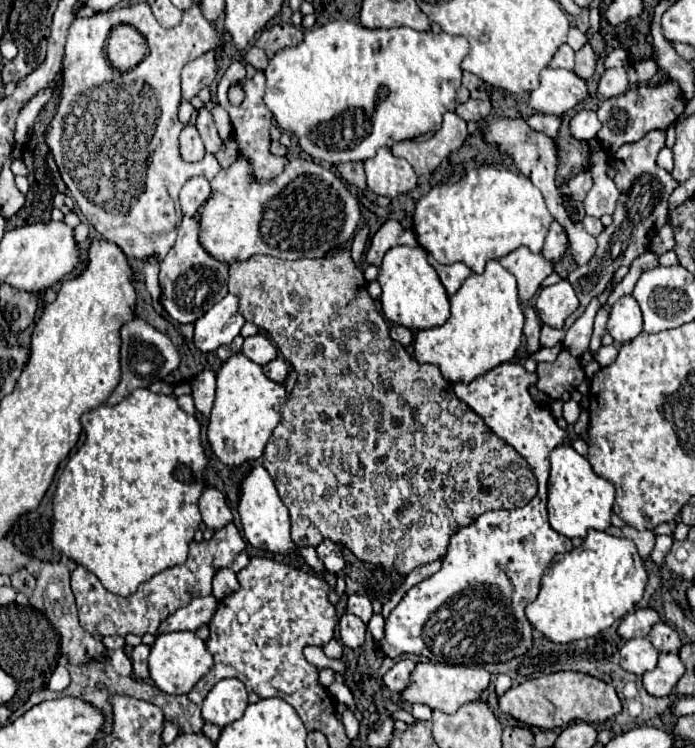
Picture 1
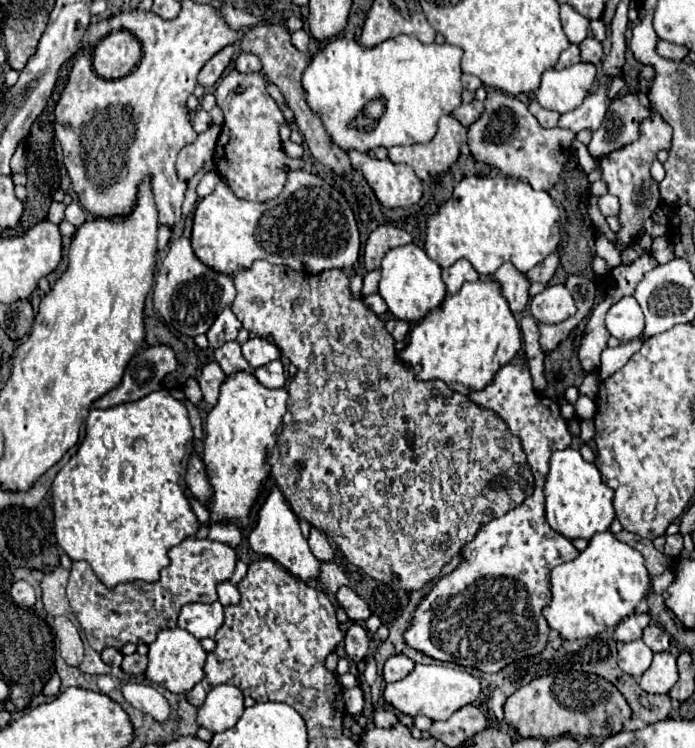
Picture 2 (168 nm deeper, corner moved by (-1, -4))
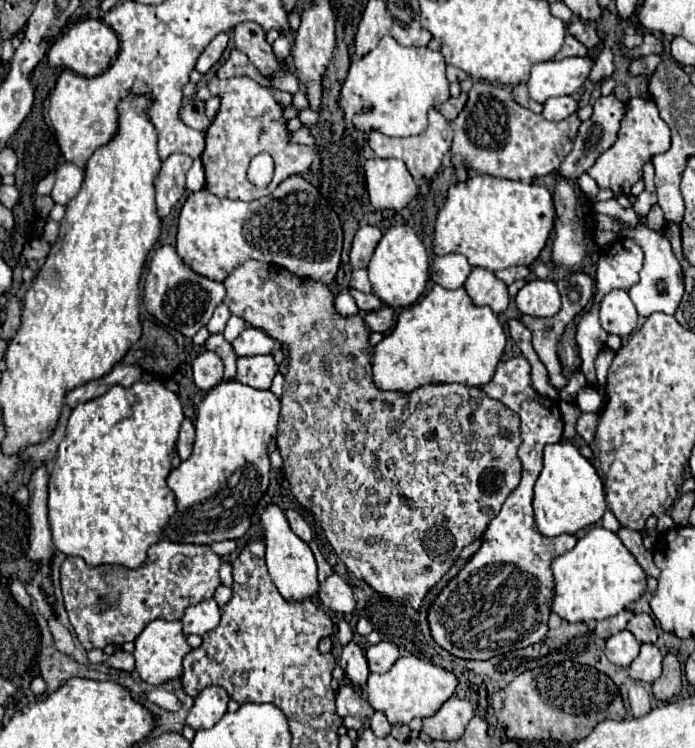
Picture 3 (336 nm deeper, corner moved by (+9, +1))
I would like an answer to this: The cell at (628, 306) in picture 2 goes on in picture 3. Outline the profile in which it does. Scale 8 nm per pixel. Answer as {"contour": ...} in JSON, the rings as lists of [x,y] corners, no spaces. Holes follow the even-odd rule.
{"contour":[[[612,290],[600,302],[600,322],[608,334],[628,336],[634,332],[638,312],[626,290]]]}

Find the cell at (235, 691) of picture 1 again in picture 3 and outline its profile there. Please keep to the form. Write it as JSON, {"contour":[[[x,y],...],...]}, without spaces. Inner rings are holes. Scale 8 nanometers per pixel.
{"contour":[[[208,686],[194,698],[194,706],[186,716],[186,724],[194,730],[212,728],[224,716],[228,700],[230,698],[226,690],[218,686]]]}

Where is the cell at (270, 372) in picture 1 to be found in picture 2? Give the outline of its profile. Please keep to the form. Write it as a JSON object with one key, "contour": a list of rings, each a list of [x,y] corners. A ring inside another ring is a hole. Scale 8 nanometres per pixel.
{"contour":[[[276,359],[264,367],[258,367],[254,371],[254,375],[268,389],[278,389],[278,387],[286,385],[286,375],[284,375],[284,367],[282,367],[280,359]]]}

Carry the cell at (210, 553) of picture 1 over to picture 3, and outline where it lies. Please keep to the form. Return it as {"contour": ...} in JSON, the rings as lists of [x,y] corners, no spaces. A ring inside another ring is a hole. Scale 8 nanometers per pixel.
{"contour":[[[166,540],[152,544],[146,552],[146,562],[136,570],[130,570],[120,564],[104,564],[88,568],[88,564],[78,556],[66,558],[66,562],[60,568],[60,584],[68,618],[70,624],[74,626],[76,638],[86,650],[104,648],[108,644],[124,644],[136,640],[136,636],[156,618],[180,620],[188,606],[214,596],[214,590],[220,586],[220,576],[218,576],[220,564],[222,564],[220,556],[214,554],[210,546],[194,546],[194,544],[182,546]]]}

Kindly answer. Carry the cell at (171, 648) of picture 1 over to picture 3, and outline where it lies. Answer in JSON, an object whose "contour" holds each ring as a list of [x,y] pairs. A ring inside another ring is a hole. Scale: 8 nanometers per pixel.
{"contour":[[[154,620],[150,622],[140,636],[134,640],[134,658],[136,658],[136,672],[140,678],[148,684],[164,684],[172,678],[182,676],[182,658],[192,650],[186,642],[186,636],[182,632],[180,622],[168,622],[168,620]]]}

